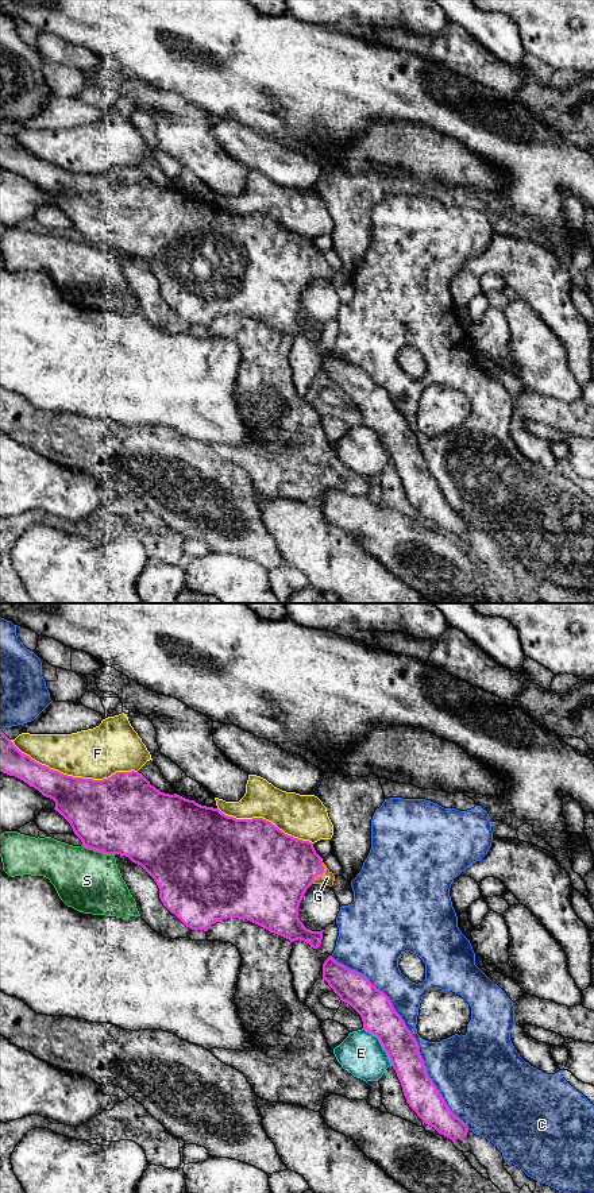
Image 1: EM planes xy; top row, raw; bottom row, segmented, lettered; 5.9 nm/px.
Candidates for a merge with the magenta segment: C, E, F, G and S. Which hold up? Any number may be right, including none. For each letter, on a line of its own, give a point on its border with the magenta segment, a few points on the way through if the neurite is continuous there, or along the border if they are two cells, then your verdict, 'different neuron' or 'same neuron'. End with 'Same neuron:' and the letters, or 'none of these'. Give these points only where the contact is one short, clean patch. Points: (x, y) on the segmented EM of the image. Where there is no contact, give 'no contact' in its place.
C: contact xy (411, 1034); different neuron
E: contact xy (381, 1043); border xy (363, 1027), (378, 1039), (392, 1065); different neuron
F: contact xy (72, 776); different neuron
G: contact xy (323, 872); same neuron
S: contact xy (97, 850); different neuron
Same neuron: G

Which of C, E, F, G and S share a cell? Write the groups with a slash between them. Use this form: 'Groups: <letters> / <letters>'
Groups: C / E / F / G / S

